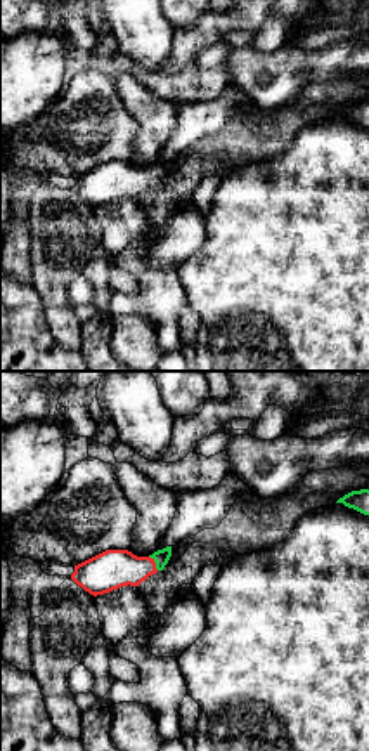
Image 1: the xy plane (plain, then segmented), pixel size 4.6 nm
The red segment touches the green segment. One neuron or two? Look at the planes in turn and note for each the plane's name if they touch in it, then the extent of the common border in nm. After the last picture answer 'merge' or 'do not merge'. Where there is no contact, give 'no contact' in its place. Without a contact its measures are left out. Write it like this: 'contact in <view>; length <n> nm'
contact in xy; length 80 nm

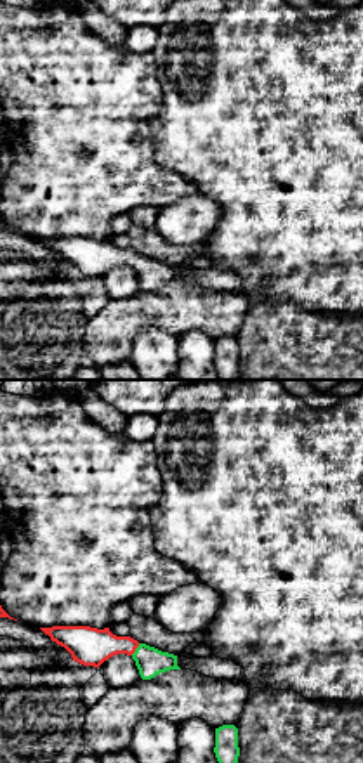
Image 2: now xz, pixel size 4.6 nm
contact in xz; length 70 nm

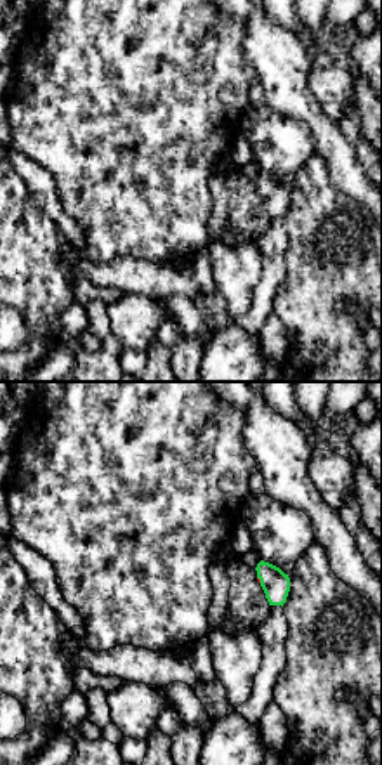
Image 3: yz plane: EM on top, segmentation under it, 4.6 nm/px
contact in yz; length 40 nm

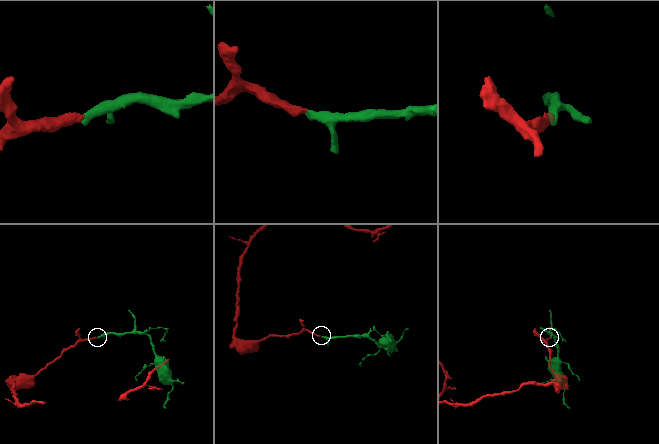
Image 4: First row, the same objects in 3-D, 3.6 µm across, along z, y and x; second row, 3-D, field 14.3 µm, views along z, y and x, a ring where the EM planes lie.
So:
merge

